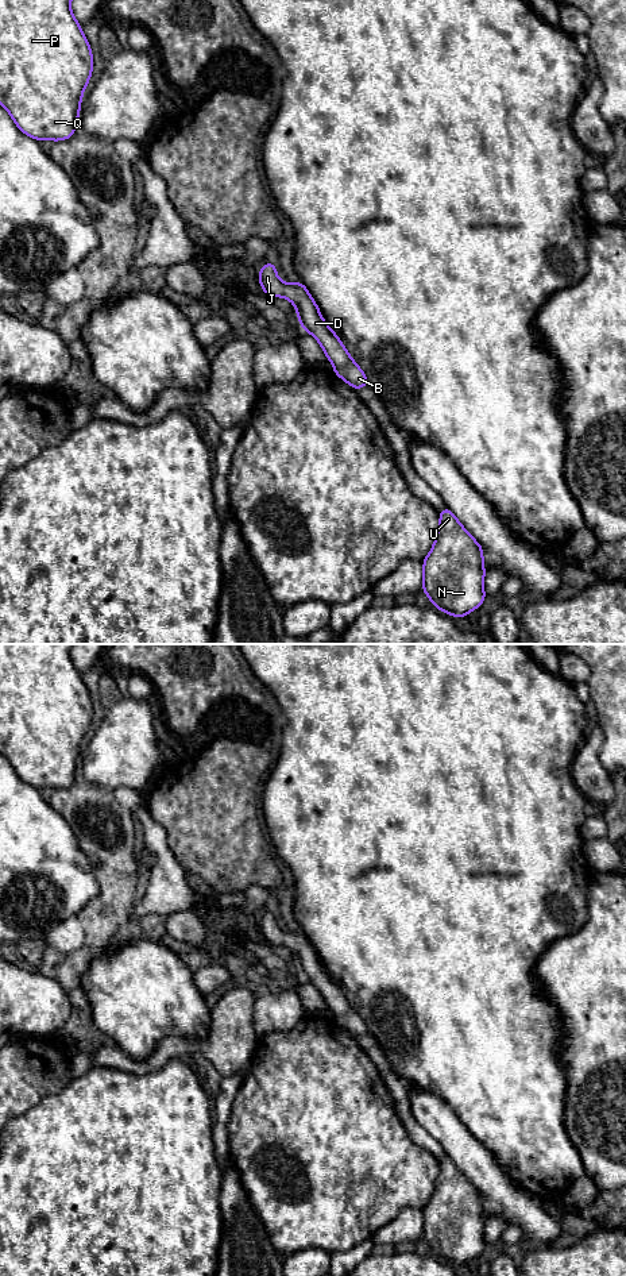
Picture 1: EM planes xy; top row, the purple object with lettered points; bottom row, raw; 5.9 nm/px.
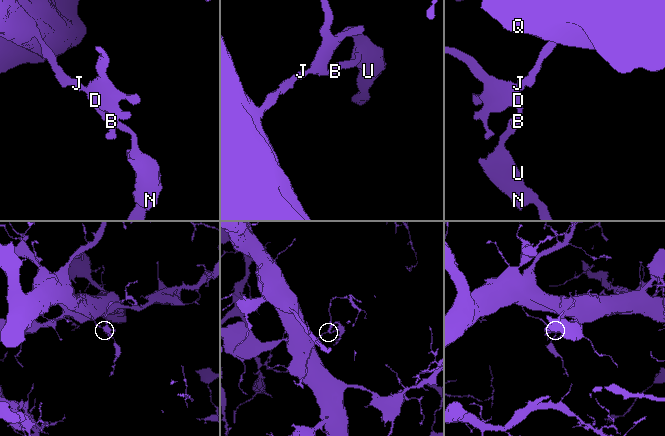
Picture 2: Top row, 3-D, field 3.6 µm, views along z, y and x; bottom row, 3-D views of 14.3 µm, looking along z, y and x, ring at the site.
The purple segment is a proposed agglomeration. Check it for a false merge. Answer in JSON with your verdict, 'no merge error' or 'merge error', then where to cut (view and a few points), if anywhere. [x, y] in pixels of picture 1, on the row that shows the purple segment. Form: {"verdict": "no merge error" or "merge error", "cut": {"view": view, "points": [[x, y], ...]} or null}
{"verdict": "no merge error", "cut": null}

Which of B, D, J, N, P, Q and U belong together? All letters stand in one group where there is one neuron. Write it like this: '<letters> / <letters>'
B D J N P Q U

